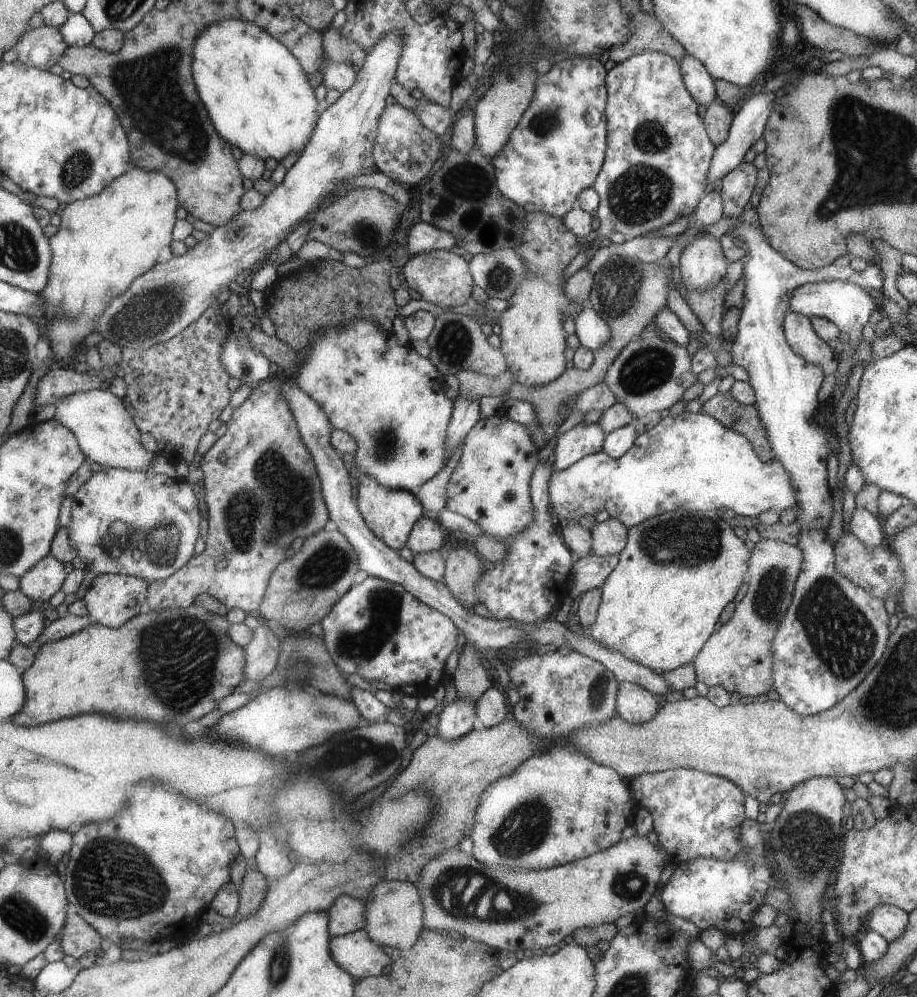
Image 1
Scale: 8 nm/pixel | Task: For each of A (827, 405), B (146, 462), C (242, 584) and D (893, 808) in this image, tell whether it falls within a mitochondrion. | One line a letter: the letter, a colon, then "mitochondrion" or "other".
A: other
B: other
C: other
D: other

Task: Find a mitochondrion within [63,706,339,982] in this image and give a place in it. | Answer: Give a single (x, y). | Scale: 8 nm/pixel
(113, 879)

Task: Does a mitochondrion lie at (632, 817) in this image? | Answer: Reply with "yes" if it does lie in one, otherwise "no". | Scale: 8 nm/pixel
no

